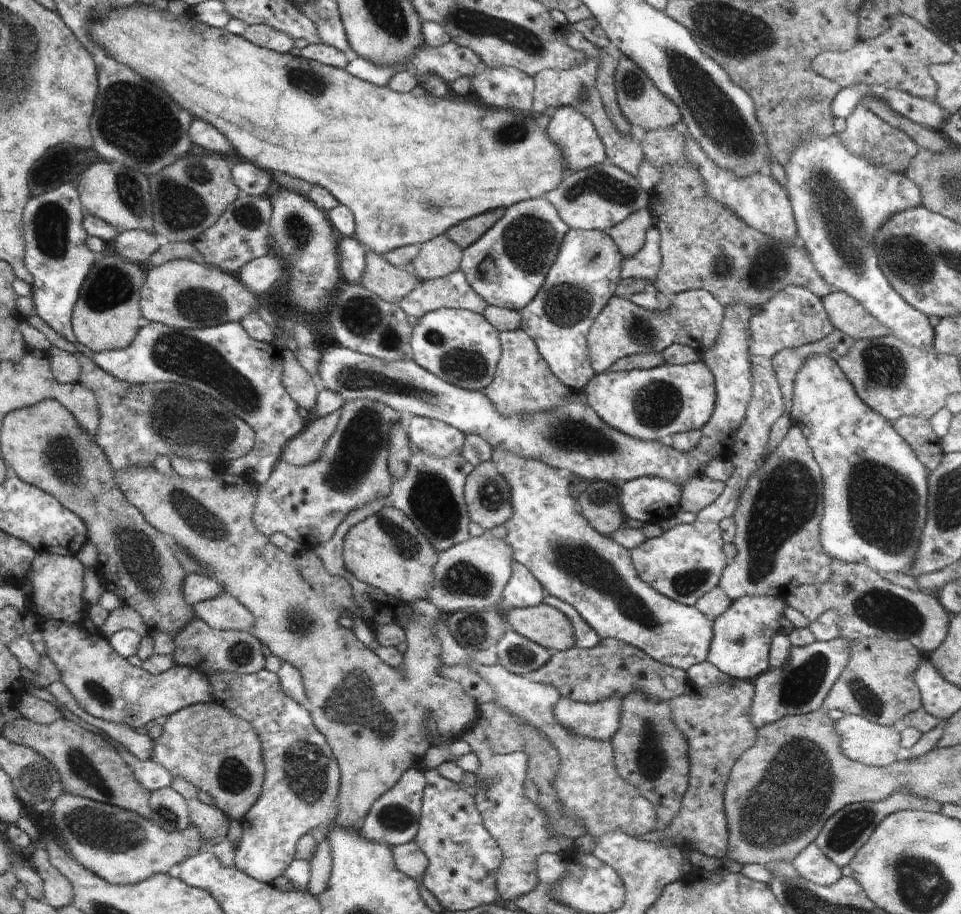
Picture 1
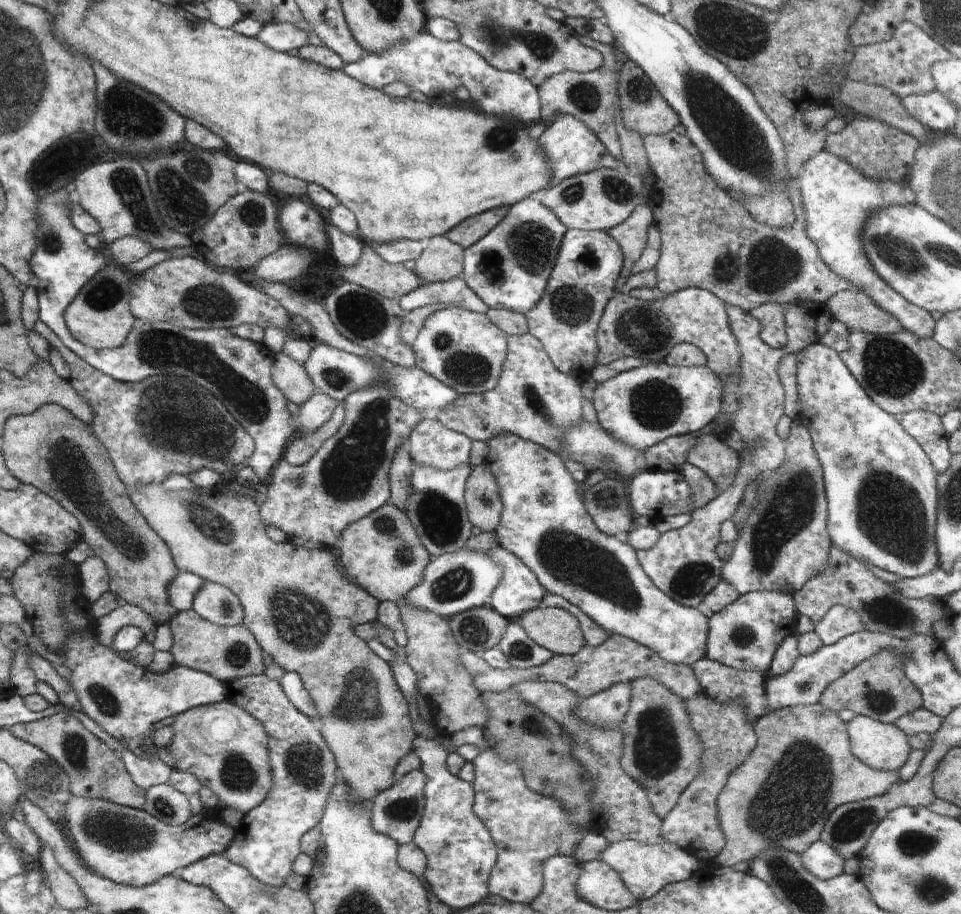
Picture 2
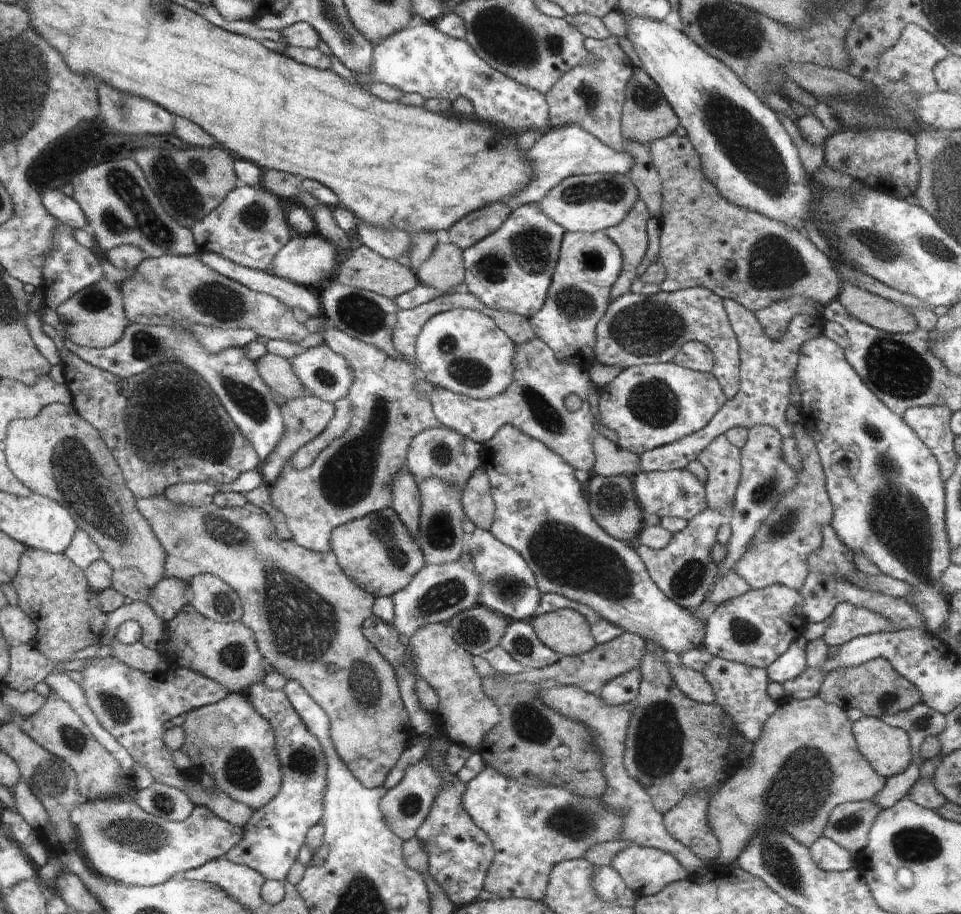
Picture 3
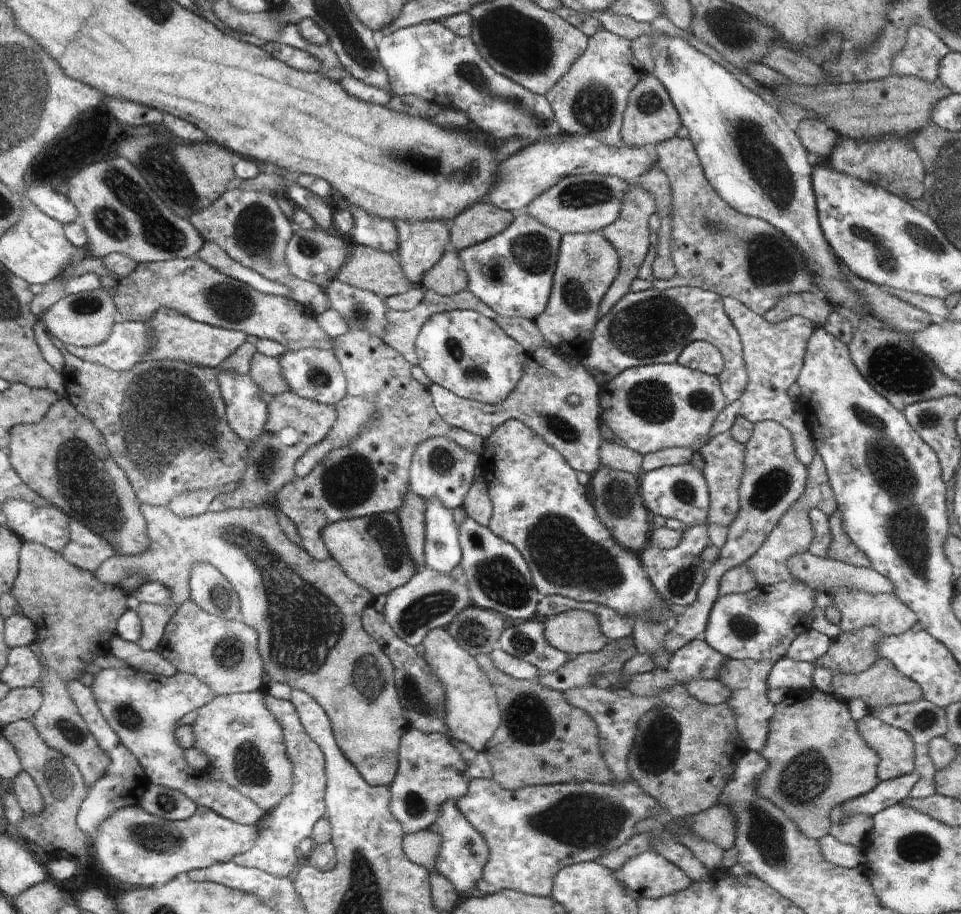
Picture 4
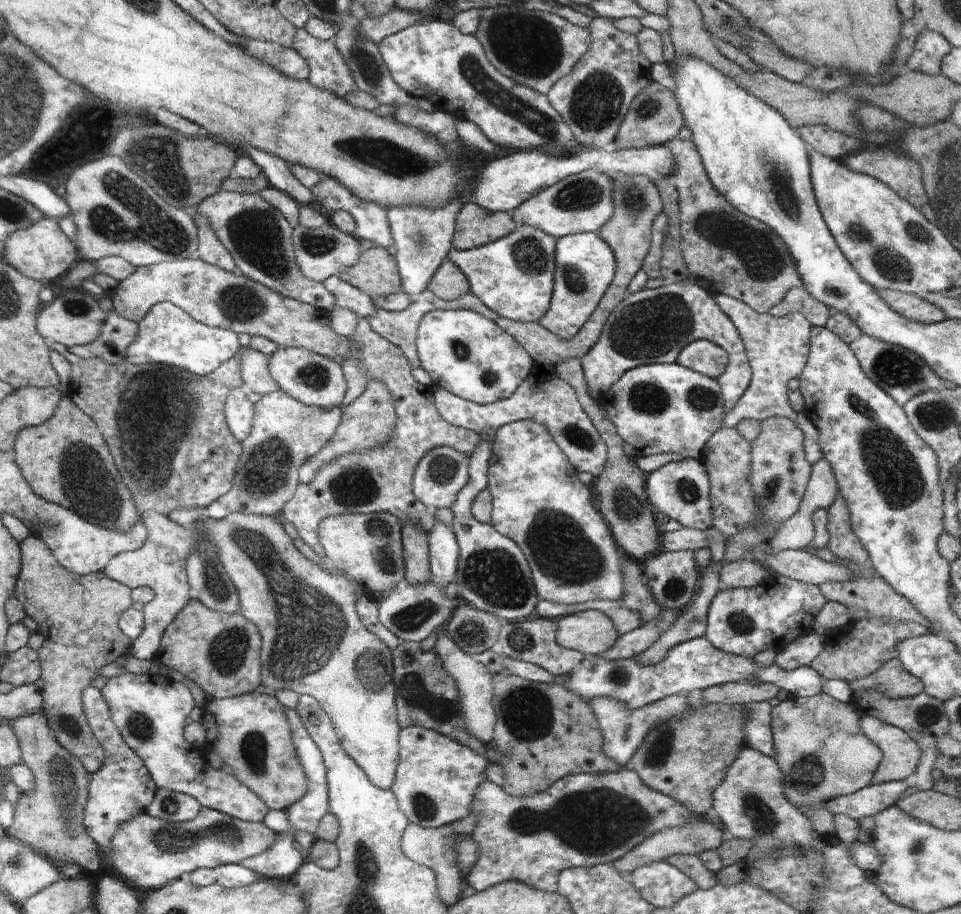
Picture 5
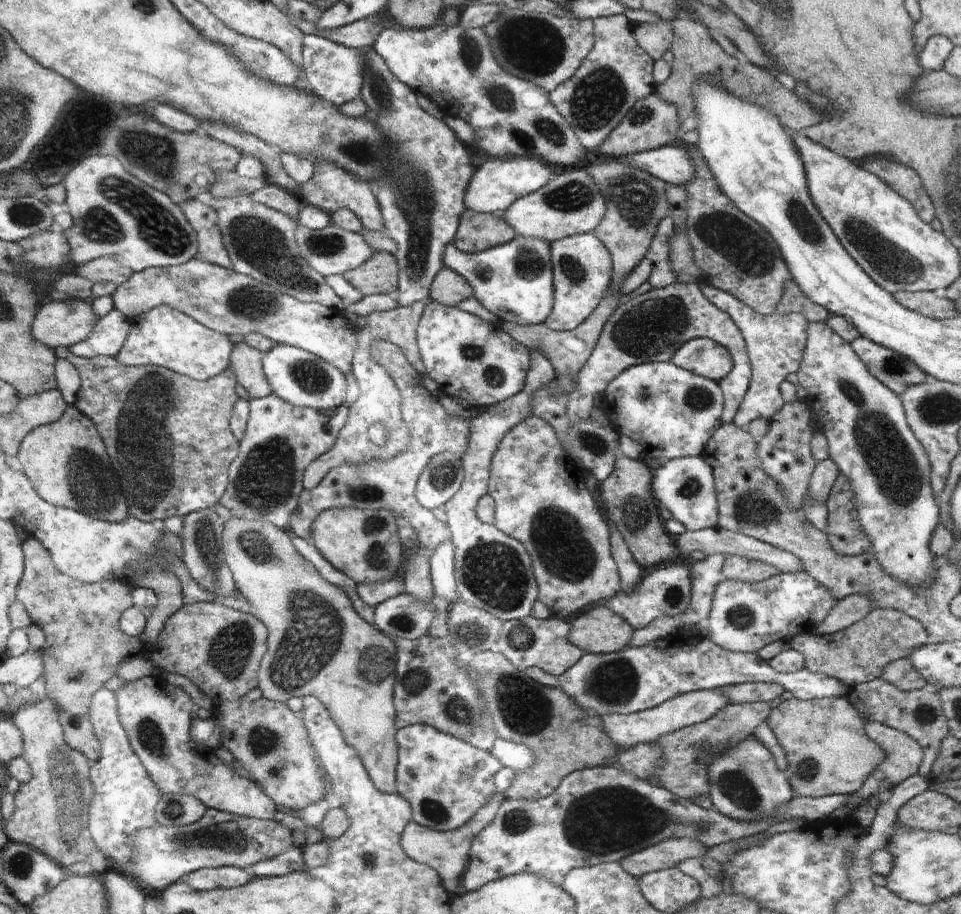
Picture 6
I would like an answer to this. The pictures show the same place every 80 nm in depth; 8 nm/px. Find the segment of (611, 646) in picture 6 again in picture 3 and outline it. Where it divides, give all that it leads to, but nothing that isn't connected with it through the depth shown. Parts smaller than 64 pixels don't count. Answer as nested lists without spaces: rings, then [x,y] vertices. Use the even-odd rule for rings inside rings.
[[[572,609],[536,614],[529,622],[538,638],[560,656],[580,656],[597,644],[589,622]]]

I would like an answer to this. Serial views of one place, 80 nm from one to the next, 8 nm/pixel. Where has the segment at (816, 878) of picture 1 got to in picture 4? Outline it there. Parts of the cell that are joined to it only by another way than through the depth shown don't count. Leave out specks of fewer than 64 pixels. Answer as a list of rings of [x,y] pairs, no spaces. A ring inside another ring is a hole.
[[[824,836],[818,840],[822,856],[832,862],[834,866],[840,868],[863,868],[866,862],[866,853],[861,851],[861,848],[856,848],[852,844],[842,844],[838,842],[834,836]]]

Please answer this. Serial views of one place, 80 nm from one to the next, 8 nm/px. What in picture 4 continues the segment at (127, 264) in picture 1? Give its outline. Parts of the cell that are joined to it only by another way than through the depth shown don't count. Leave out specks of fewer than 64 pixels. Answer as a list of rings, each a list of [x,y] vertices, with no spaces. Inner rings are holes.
[[[100,287],[97,291],[82,291],[67,294],[44,310],[41,310],[41,323],[46,332],[56,337],[65,345],[94,348],[97,344],[108,338],[110,329],[118,321],[118,312],[113,298],[112,290]]]

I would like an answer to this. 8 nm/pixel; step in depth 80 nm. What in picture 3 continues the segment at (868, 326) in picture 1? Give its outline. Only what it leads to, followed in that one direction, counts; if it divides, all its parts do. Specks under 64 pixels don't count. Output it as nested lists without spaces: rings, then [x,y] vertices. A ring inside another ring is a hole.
[[[846,279],[838,300],[862,322],[891,333],[909,333],[917,328],[914,315],[901,304],[872,294]]]

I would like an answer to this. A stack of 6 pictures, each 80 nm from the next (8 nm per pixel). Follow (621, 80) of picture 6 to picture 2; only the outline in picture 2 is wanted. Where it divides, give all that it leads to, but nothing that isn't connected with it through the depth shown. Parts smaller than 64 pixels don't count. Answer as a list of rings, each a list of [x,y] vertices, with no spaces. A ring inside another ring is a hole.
[[[579,36],[579,39],[584,46],[596,49],[603,56],[603,64],[597,69],[583,73],[564,71],[545,80],[537,88],[541,100],[542,122],[549,124],[560,115],[576,117],[600,139],[606,150],[621,162],[621,144],[617,135],[614,110],[620,68],[617,69],[614,45],[602,44],[586,36]]]

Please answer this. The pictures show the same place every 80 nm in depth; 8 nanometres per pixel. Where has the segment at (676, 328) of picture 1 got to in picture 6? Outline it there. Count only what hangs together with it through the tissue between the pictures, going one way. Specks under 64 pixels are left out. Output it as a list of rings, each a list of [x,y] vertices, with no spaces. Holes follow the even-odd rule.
[[[676,281],[663,289],[651,289],[614,309],[604,323],[590,358],[577,374],[577,387],[567,396],[566,416],[570,424],[589,420],[593,400],[623,370],[640,363],[668,362],[675,350],[696,337],[713,340],[731,354],[732,370],[718,383],[723,394],[721,422],[724,425],[732,423],[751,381],[751,364],[744,337],[728,314],[702,294],[698,283]]]

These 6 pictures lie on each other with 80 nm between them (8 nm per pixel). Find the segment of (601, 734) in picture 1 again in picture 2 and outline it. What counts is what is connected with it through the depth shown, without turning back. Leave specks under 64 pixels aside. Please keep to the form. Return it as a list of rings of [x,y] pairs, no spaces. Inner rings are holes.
[[[619,682],[586,700],[581,700],[581,704],[573,713],[576,713],[581,721],[588,721],[589,725],[607,729],[618,727],[628,712],[631,694],[631,682]]]

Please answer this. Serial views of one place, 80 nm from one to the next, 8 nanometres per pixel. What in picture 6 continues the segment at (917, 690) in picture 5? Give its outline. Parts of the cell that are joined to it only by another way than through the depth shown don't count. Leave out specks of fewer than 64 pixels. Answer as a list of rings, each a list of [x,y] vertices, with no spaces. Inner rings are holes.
[[[908,657],[888,663],[880,677],[903,691],[928,688],[927,680],[913,667]]]

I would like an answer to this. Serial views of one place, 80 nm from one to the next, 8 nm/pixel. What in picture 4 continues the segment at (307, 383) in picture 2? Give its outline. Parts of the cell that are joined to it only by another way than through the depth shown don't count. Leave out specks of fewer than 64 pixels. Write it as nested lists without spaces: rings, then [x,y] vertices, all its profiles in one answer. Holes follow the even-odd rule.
[[[258,353],[252,356],[250,368],[246,373],[250,374],[263,388],[263,392],[270,396],[280,396],[292,390],[291,383],[284,376],[283,362],[280,358]]]

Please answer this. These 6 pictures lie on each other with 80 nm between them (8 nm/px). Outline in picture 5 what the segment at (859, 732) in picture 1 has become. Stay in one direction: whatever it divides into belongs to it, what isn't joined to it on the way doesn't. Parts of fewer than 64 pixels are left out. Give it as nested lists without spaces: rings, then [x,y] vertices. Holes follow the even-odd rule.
[[[864,715],[859,720],[862,732],[883,752],[883,759],[877,766],[870,785],[881,785],[890,781],[904,781],[912,776],[921,759],[920,747],[901,728],[879,721],[876,717]]]

